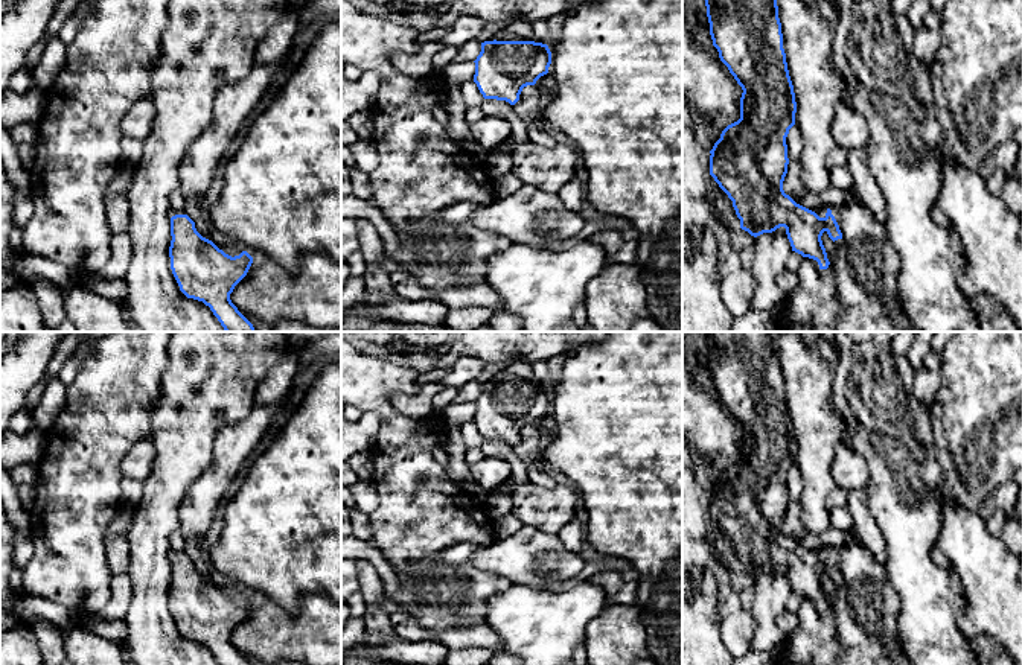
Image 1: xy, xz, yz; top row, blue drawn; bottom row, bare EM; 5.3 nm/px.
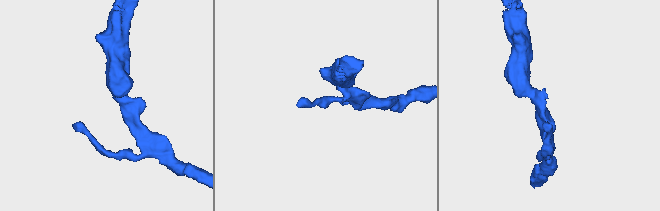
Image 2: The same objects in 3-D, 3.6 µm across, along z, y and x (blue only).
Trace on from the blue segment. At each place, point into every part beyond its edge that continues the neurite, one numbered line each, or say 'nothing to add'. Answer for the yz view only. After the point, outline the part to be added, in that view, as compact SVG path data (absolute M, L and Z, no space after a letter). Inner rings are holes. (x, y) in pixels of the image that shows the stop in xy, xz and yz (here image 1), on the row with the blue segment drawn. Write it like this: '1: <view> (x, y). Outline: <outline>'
1: yz (835, 209). Outline: M839 205L822 207L822 208L819 208L819 210L816 212L816 215L818 215L819 218L826 218L826 213L827 213L829 208L832 210L832 215L835 216L835 219L836 219L836 222L838 222Z

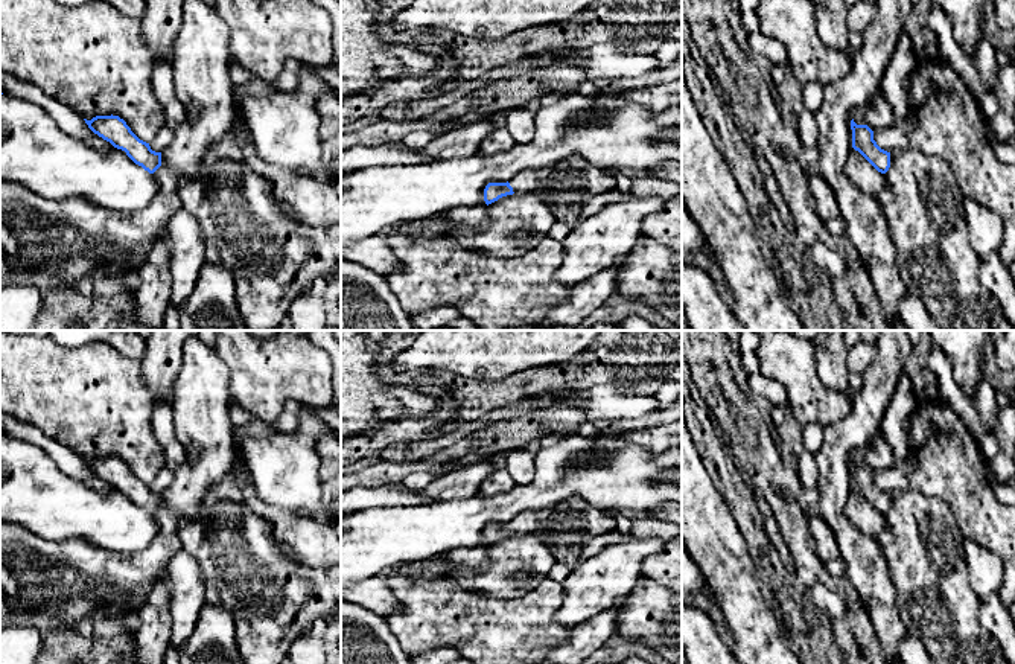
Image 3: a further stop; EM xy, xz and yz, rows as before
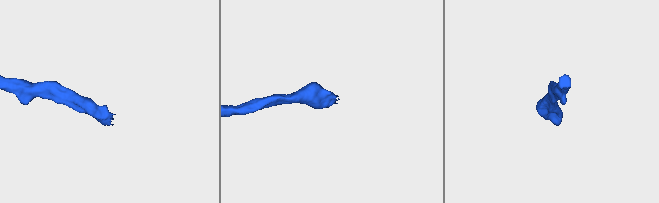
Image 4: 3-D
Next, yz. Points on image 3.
1: yz (859, 118). Outline: M867 105L858 107L858 108L854 110L852 119L857 125L867 125L866 117L864 117L866 110L867 110Z

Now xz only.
1: xz (566, 186). Outline: M568 155L549 166L522 171L510 181L514 193L539 195L557 221L578 225L581 209L597 195L616 189L616 180L603 168L578 155Z

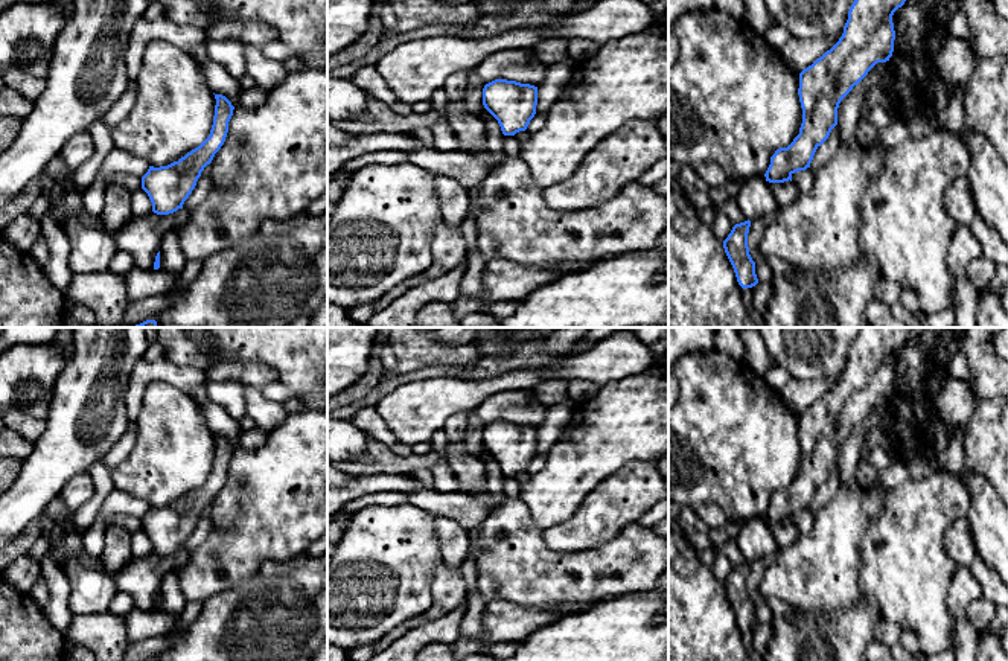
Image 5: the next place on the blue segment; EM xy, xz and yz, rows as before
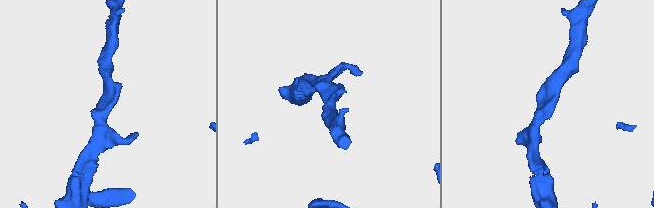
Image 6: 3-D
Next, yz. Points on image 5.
nothing to add

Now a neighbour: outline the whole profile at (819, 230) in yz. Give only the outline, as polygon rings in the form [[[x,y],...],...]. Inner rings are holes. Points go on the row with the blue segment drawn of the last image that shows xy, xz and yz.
[[[841,143],[824,168],[813,169],[809,192],[786,206],[777,207],[775,218],[764,227],[758,242],[763,257],[778,256],[795,267],[828,273],[851,267],[863,254],[859,245],[860,201],[868,177],[863,172],[863,151],[859,145]]]

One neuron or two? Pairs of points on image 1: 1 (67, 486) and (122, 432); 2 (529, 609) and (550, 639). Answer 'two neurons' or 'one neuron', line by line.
1: one neuron
2: one neuron

